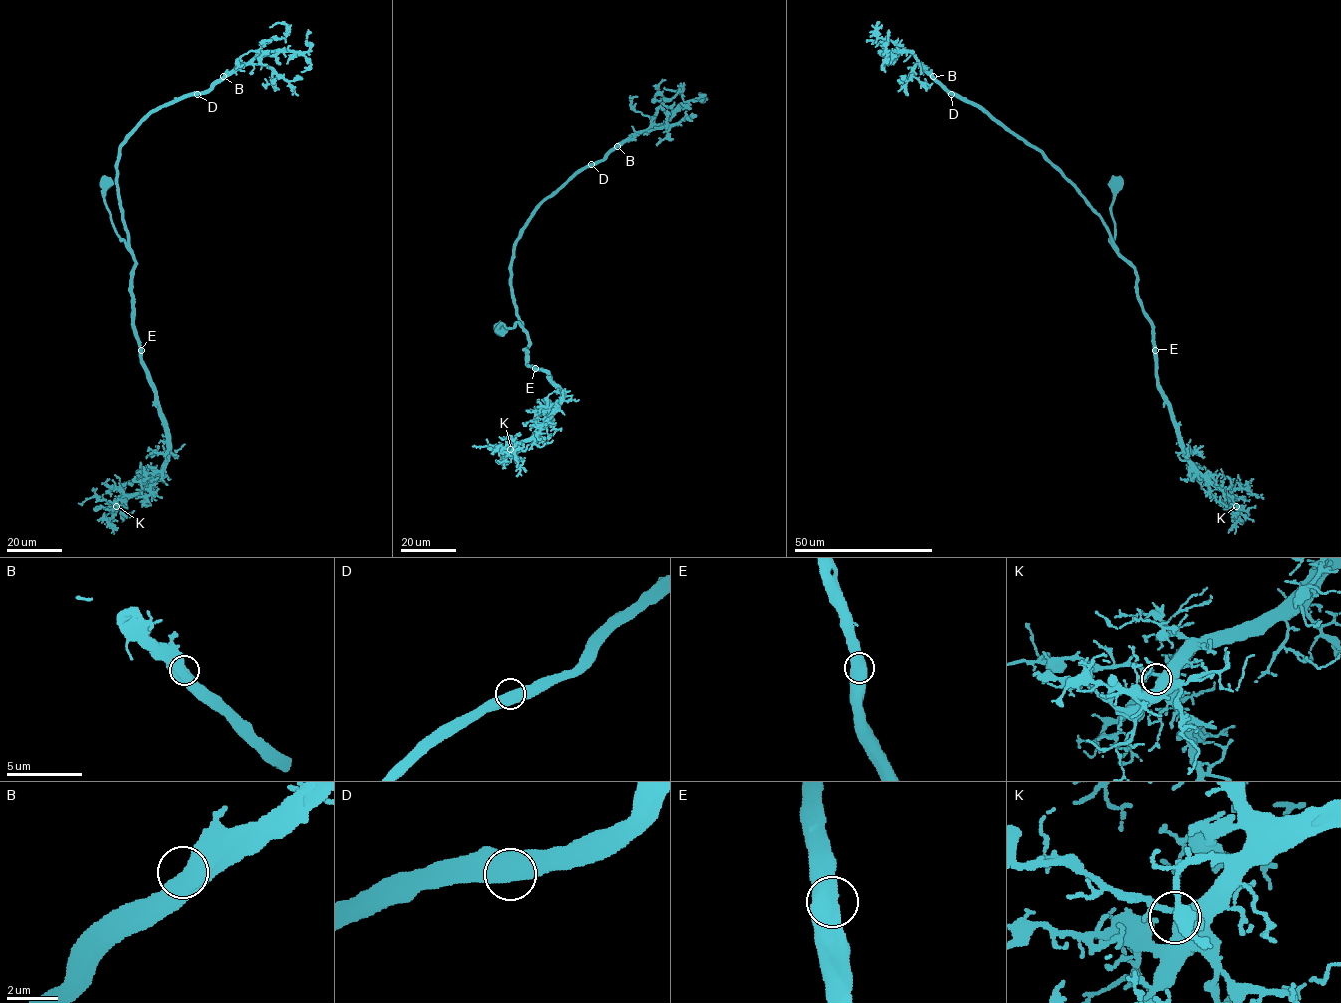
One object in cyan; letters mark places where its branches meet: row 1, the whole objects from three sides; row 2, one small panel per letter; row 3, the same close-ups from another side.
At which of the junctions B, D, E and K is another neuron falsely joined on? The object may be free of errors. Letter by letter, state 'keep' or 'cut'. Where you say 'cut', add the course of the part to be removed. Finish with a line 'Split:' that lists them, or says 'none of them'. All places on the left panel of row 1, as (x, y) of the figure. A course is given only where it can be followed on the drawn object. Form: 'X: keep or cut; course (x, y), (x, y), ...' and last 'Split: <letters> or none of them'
B: keep
D: keep
E: keep
K: keep
Split: none of them

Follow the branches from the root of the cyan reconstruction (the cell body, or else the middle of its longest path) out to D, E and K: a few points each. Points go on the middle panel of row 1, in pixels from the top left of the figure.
D: (502, 330), (500, 324), (513, 327), (517, 322), (522, 328), (511, 286), (520, 232), (546, 199), (591, 164)
E: (502, 330), (500, 324), (519, 324), (529, 341), (526, 363), (535, 368)
K: (502, 330), (500, 324), (519, 324), (529, 341), (526, 363), (561, 390), (551, 417), (510, 449)

